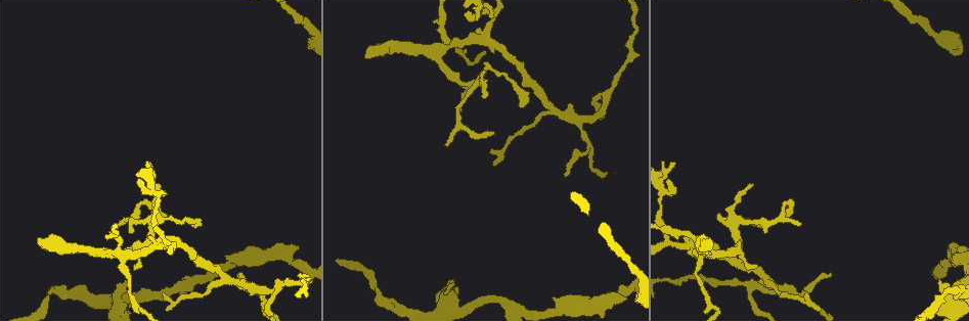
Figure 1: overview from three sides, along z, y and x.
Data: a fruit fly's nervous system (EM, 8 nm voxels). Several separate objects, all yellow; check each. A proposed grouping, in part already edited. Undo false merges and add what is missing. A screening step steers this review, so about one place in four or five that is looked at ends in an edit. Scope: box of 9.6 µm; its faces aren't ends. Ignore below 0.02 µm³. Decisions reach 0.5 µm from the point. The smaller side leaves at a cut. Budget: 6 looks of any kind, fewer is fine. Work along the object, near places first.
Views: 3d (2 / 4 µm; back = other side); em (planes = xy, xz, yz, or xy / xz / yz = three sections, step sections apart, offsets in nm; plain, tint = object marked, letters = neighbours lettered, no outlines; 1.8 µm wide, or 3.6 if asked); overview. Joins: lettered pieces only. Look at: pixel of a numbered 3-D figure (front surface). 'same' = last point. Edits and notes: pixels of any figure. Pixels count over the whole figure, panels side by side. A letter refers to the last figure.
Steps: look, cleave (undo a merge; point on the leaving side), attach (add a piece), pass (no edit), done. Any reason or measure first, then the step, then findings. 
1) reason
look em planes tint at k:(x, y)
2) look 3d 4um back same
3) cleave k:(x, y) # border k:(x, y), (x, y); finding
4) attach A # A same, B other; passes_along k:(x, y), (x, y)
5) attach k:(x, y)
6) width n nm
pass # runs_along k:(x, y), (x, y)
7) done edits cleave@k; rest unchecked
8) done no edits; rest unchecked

tapers out
look 3d 4um at 1:(788, 214)

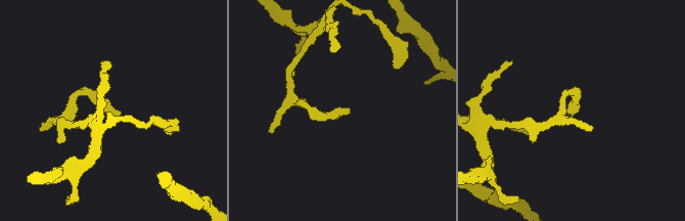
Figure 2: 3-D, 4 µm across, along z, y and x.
need the tissue
look em planes letters at 2:(118, 115)

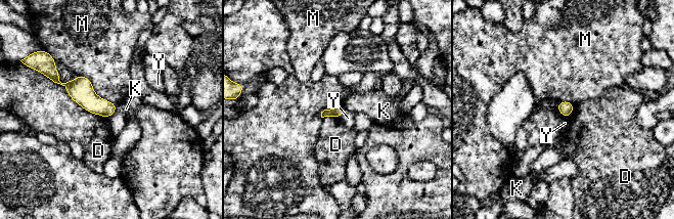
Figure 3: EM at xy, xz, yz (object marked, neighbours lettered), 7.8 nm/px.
longest_contact M 380 nm
pass # D other, K other, M other, Y other; no lettered piece goes on from it

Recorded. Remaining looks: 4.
tapers out
look em xy step 4 letters at 1:(238, 273)

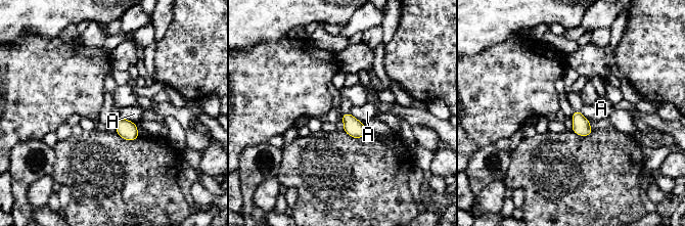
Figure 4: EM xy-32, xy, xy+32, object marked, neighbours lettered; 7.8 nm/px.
cut it another way
look em planes letters same

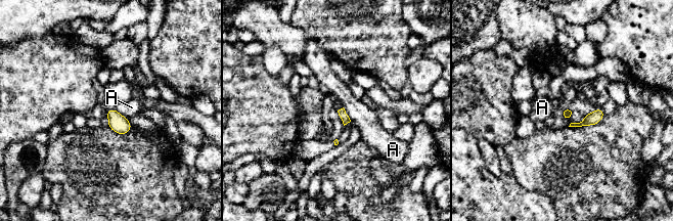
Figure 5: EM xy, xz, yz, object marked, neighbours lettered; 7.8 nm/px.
pass # A other; border 5:(343, 106), (351, 121); none of them fits

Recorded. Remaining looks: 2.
an open end
look em xz step 4 letters at 1:(124, 283)

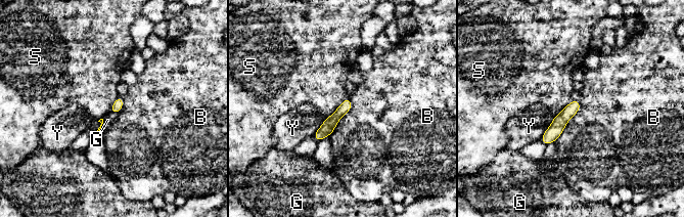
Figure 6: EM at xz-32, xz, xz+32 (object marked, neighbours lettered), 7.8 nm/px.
cut it another way
look em yz step 4 letters same

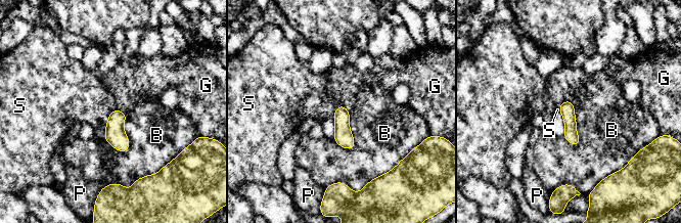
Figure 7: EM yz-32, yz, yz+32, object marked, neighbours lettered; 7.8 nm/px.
width 120 nm
pass # B other, G other, P other, S other; border 7:(116, 108), (109, 114), (104, 129); none of them fits

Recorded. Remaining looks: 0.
done no edits; rest unchecked

